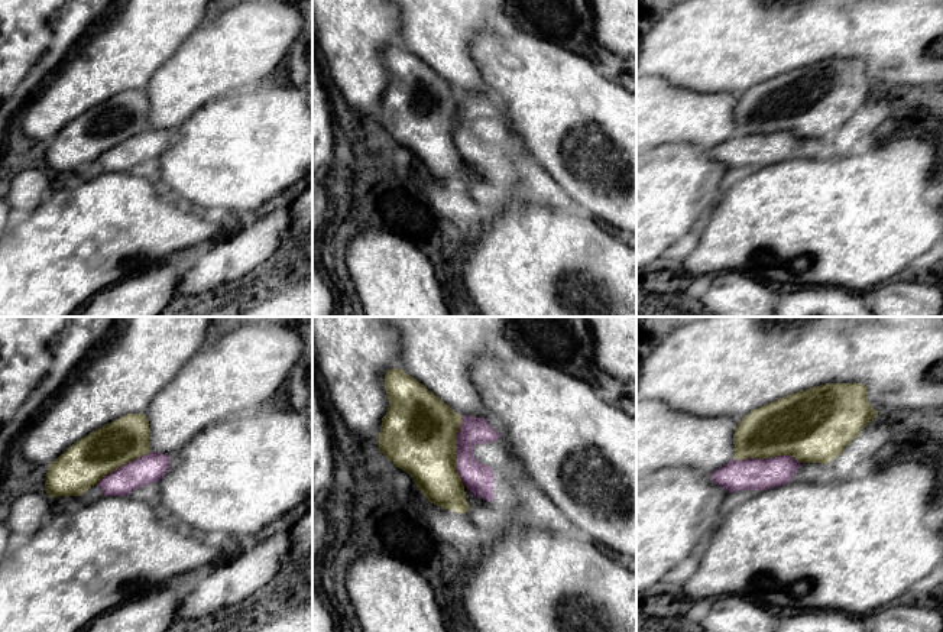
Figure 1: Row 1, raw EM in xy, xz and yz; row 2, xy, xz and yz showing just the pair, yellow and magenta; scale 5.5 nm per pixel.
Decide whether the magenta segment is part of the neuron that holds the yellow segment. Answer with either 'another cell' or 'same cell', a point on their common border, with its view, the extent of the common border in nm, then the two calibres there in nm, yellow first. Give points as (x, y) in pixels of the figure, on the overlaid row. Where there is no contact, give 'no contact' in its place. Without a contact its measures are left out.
another cell; meets yellow in xz at (456, 450); contact 400 nm long; 420 nm thick on the yellow side, 170 nm on the other

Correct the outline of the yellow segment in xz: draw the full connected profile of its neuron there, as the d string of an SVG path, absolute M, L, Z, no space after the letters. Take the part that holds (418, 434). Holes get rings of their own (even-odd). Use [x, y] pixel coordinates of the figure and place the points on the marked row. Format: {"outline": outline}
{"outline": "M389 369L385 389L389 406L379 451L406 471L431 503L466 513L470 505L456 469L461 415L404 370Z"}

